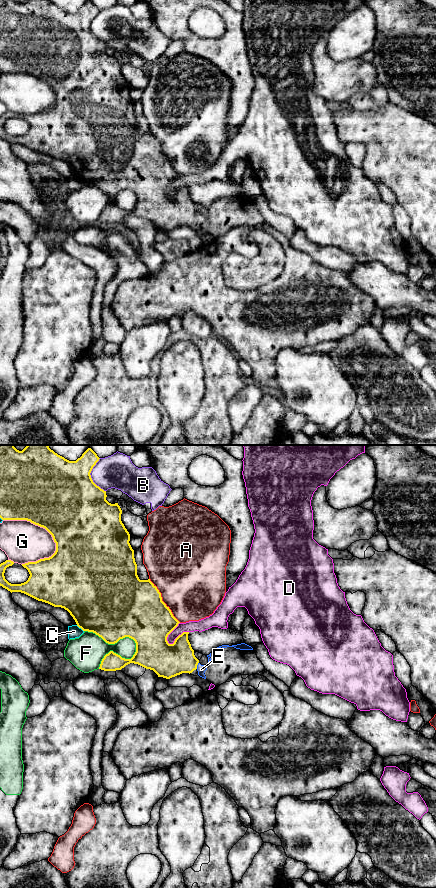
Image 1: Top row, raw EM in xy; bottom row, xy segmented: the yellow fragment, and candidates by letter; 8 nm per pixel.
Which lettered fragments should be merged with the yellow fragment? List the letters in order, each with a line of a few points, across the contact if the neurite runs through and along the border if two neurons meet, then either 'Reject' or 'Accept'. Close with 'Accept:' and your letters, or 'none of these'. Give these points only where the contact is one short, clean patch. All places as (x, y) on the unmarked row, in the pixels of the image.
A: Reject
B: Reject
C: Reject
D: Line: xy (188, 183), (183, 183), (172, 195), (166, 192). Reject
E: Line: xy (167, 212), (183, 212), (197, 216), (201, 221). Accept
F: Reject
G: Reject
Accept: E

